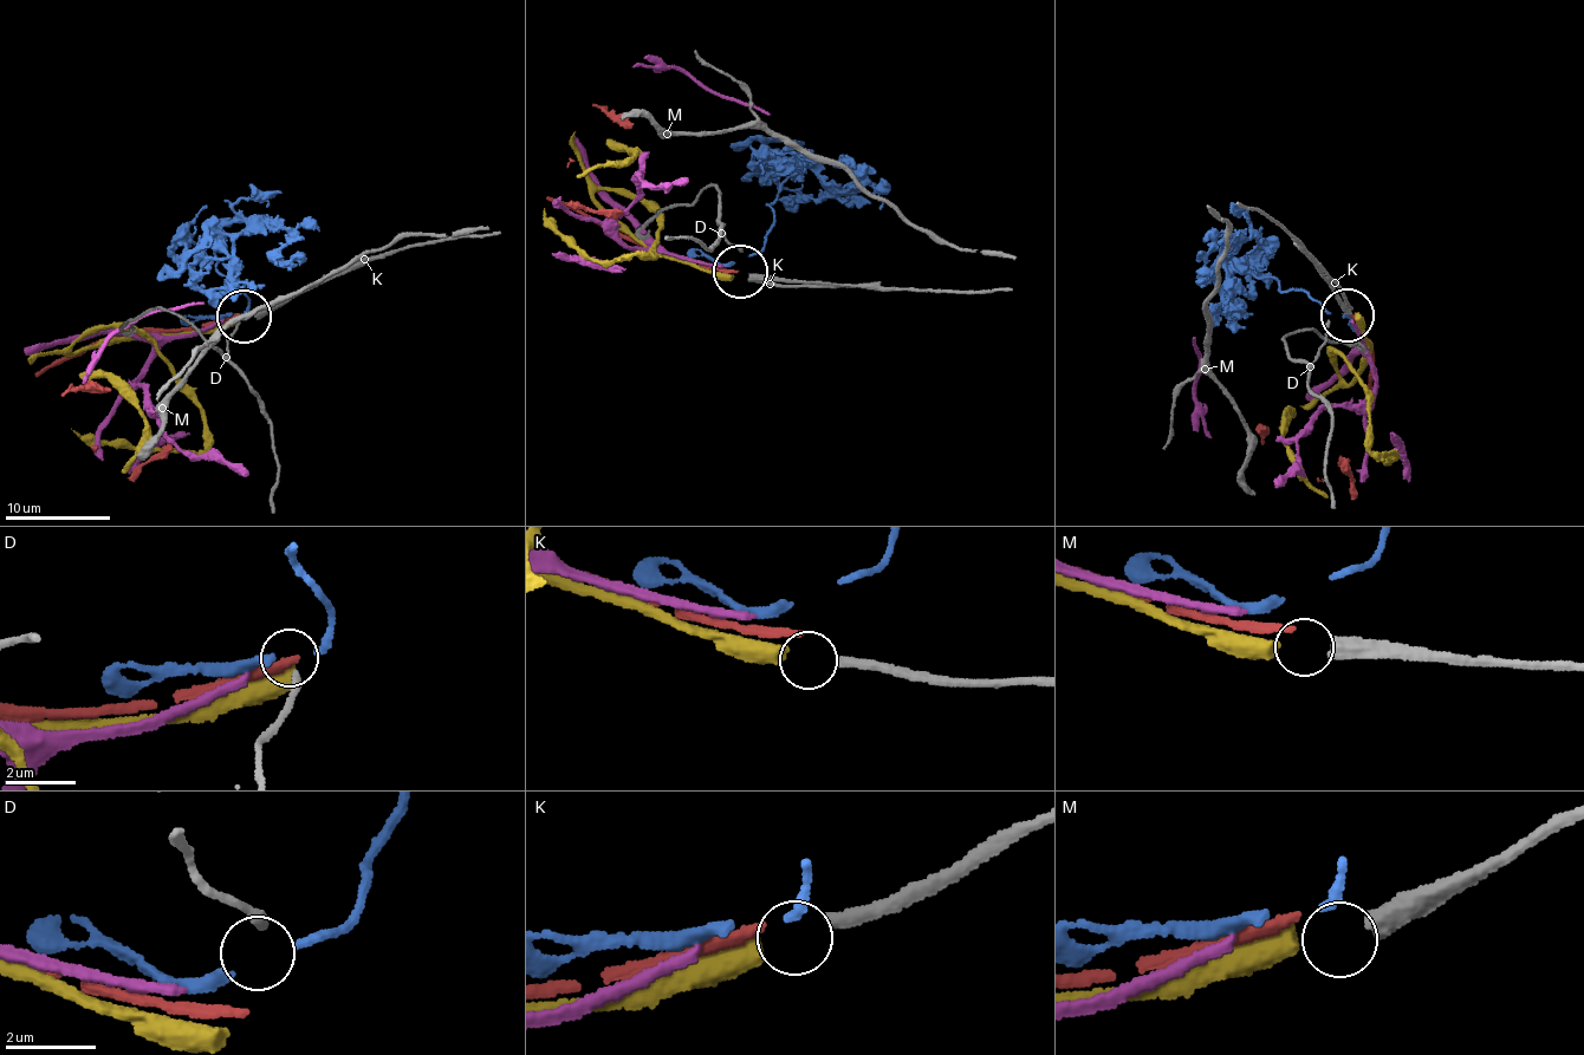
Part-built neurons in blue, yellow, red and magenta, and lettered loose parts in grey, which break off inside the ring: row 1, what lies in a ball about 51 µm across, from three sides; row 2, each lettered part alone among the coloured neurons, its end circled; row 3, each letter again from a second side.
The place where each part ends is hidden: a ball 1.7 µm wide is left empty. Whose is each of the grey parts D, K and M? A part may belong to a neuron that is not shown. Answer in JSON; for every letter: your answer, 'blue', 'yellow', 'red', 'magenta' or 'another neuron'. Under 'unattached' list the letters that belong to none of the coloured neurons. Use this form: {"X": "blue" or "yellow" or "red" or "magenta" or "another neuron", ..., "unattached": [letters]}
{"D": "blue", "K": "yellow", "M": "another neuron", "unattached": ["M"]}

